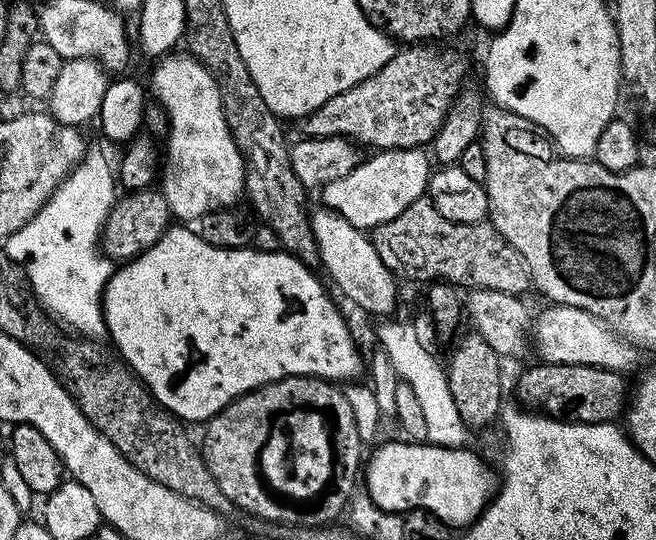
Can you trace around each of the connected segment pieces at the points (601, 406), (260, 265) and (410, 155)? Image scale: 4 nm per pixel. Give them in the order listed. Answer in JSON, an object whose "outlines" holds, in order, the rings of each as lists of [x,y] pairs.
{"outlines":[[[[536,362],[533,368],[528,368],[516,380],[516,396],[519,403],[528,410],[539,410],[543,415],[554,420],[566,420],[570,424],[610,424],[625,415],[626,405],[630,400],[630,384],[623,375],[611,372],[605,368],[582,365],[562,365]]],[[[168,227],[162,239],[154,246],[150,246],[150,250],[146,250],[130,261],[121,263],[113,271],[108,285],[104,287],[102,301],[107,335],[109,337],[112,335],[117,350],[124,355],[122,357],[123,363],[139,377],[144,387],[148,389],[153,401],[165,413],[171,414],[175,419],[187,422],[189,425],[200,423],[203,425],[212,417],[217,416],[230,401],[237,400],[240,396],[244,396],[256,388],[261,388],[264,384],[272,384],[275,380],[290,378],[291,376],[317,376],[319,380],[341,382],[340,380],[352,380],[359,374],[360,352],[356,349],[357,341],[350,334],[343,311],[339,307],[336,309],[335,302],[328,297],[328,292],[324,289],[325,281],[323,279],[320,281],[312,273],[313,269],[305,264],[300,257],[283,250],[259,252],[256,246],[216,248],[212,244],[206,243],[201,238],[199,231],[192,229],[191,232],[188,228],[191,227]]],[[[423,147],[389,148],[377,151],[356,165],[356,169],[322,190],[323,207],[337,212],[346,222],[361,230],[371,230],[398,218],[412,202],[428,191],[430,167]]]]}

